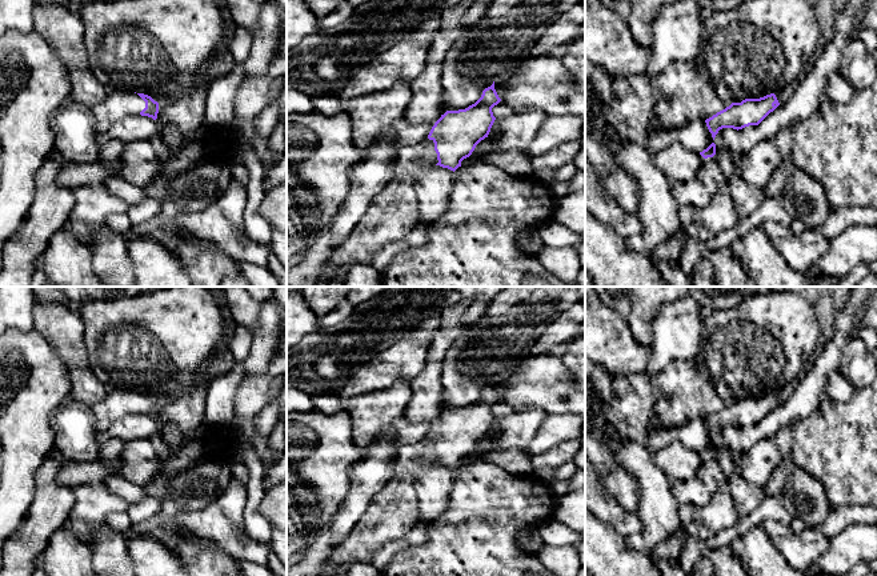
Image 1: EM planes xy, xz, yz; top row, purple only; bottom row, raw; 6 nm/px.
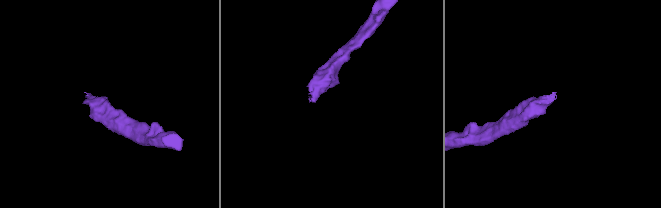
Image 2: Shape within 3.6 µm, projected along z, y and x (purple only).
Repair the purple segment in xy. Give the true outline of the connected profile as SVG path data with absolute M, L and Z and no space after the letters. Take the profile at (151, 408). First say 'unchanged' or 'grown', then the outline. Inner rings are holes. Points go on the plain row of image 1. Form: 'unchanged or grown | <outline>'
grown | M113 389L91 408L96 416L95 429L104 437L111 424L125 415L141 413L156 419L159 401L144 392Z

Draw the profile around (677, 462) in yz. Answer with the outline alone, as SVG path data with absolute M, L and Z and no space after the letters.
M673 441L653 453L654 464L674 483L697 477L705 457L680 441Z

